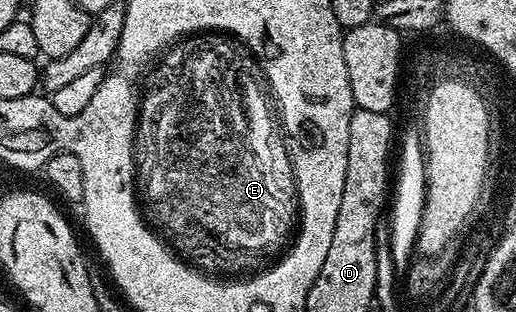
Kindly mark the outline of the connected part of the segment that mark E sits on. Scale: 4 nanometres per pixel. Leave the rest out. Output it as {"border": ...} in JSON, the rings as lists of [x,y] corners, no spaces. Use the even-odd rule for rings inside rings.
{"border":[[[193,33],[173,43],[159,56],[158,62],[160,64],[153,69],[152,76],[149,77],[148,84],[142,87],[142,94],[138,99],[136,142],[134,144],[136,157],[134,187],[138,192],[139,202],[142,204],[142,214],[145,220],[159,232],[163,242],[185,263],[195,267],[201,273],[207,273],[212,277],[240,277],[245,273],[259,272],[262,267],[260,262],[263,259],[268,259],[271,255],[276,254],[279,256],[285,250],[298,223],[296,173],[292,170],[288,149],[278,130],[278,123],[274,118],[269,96],[262,86],[262,68],[249,48],[224,33]],[[212,95],[220,95],[220,107],[216,107],[216,111],[212,111]]]}

